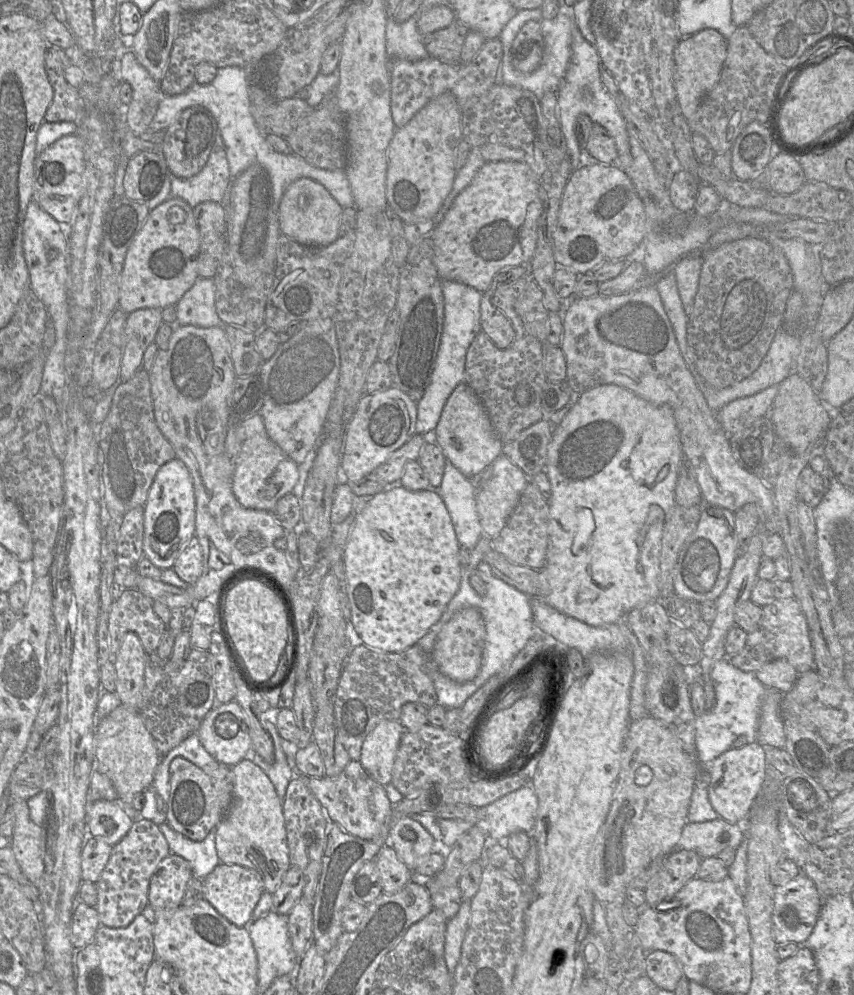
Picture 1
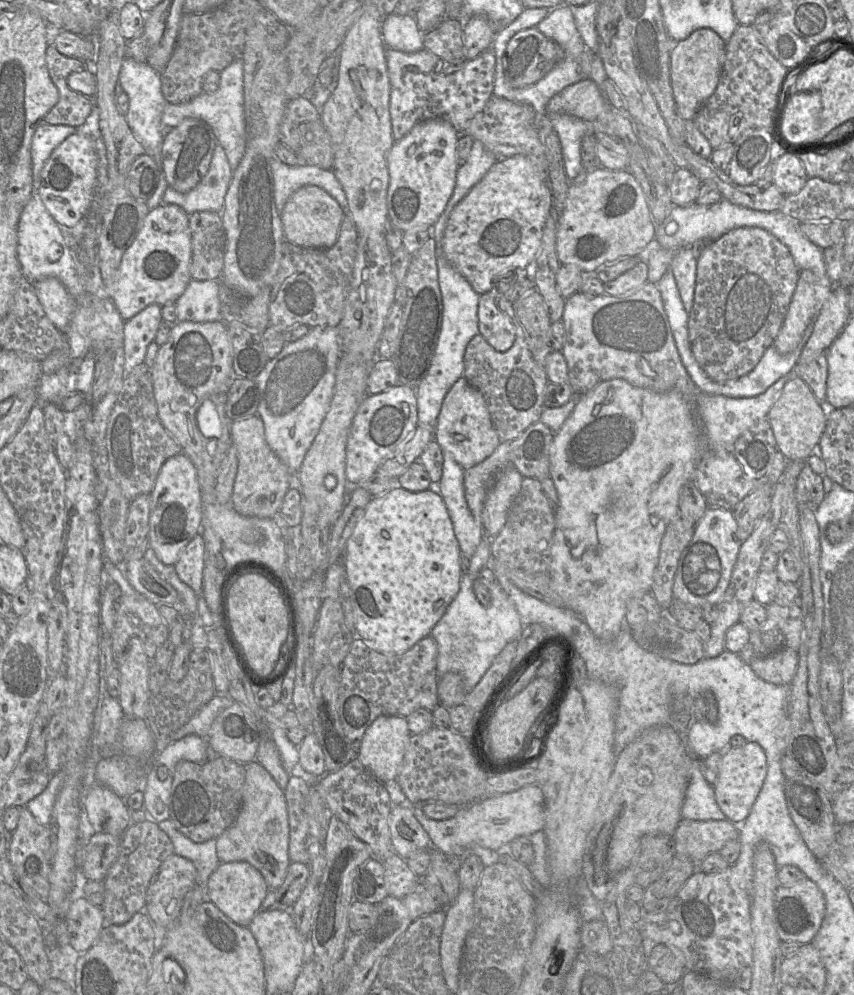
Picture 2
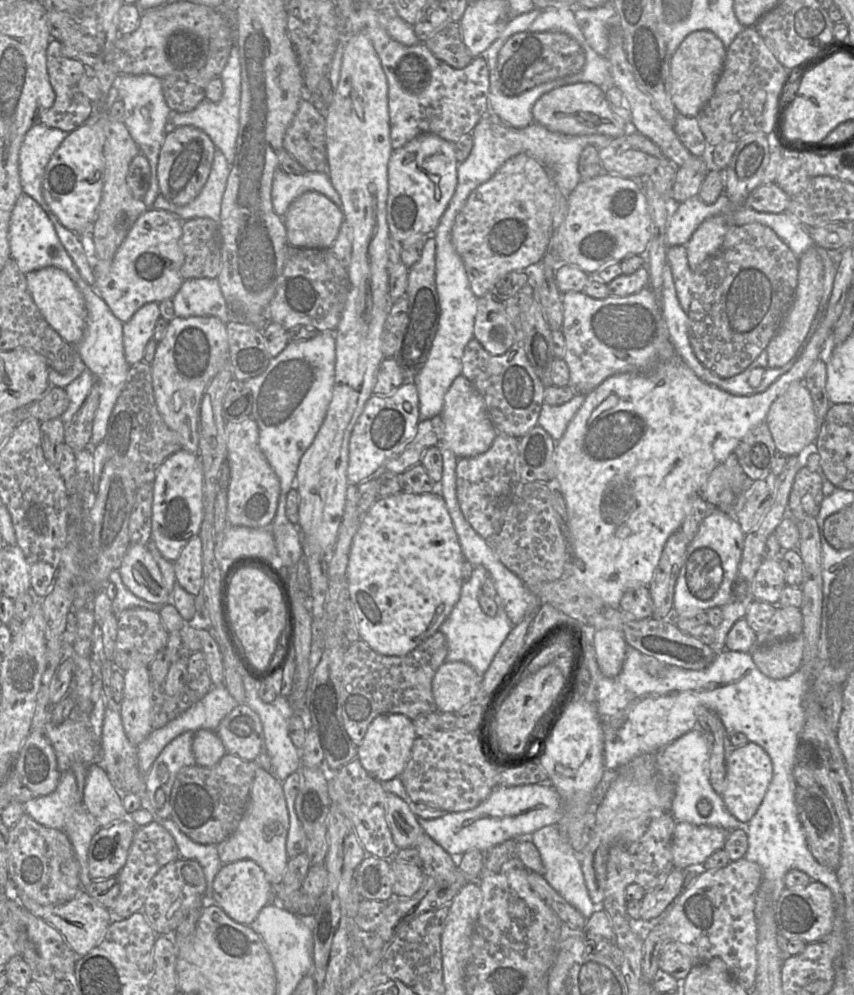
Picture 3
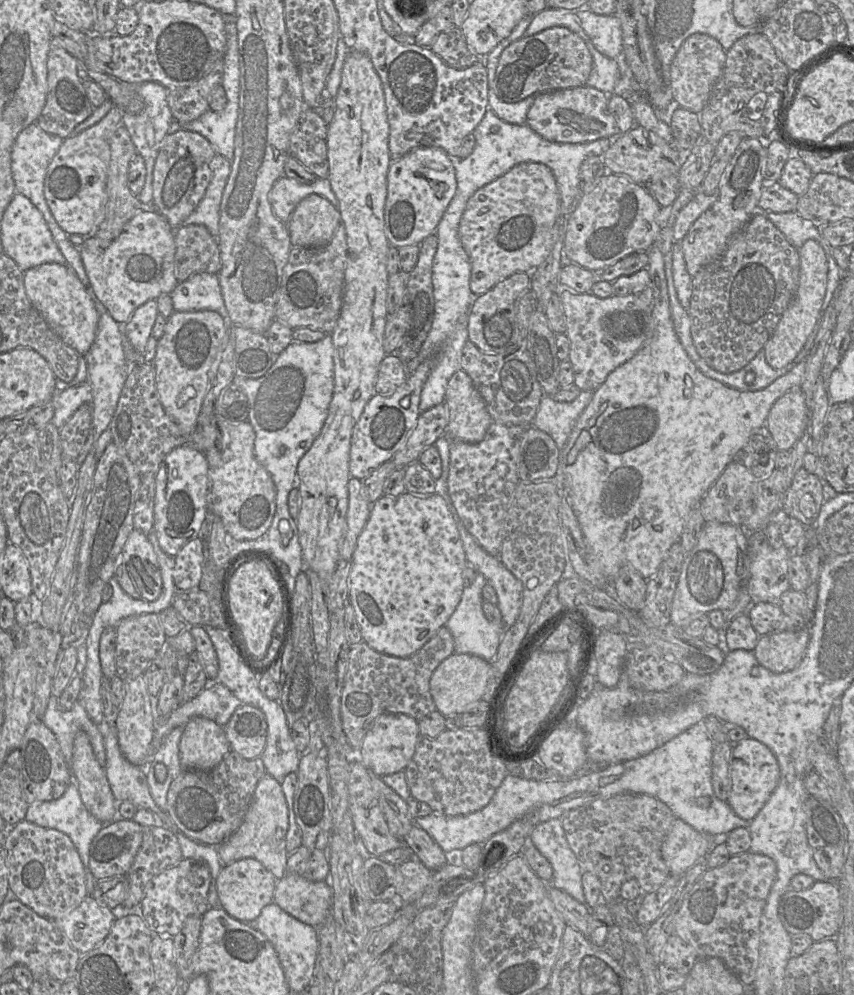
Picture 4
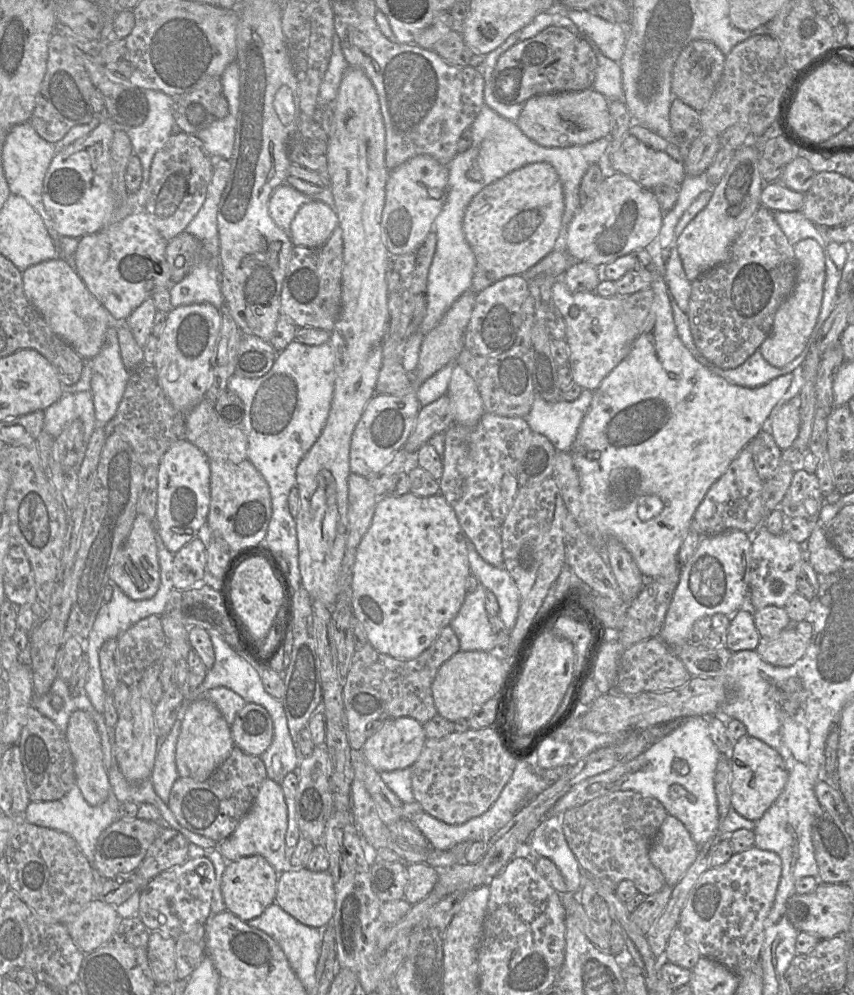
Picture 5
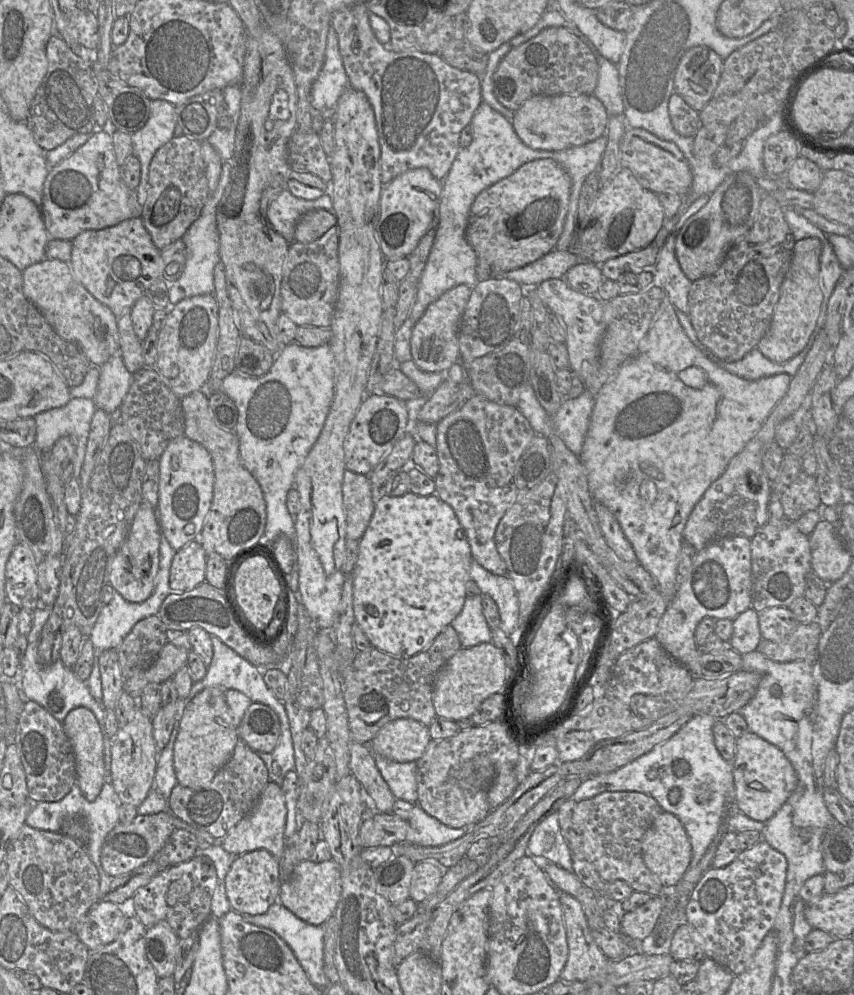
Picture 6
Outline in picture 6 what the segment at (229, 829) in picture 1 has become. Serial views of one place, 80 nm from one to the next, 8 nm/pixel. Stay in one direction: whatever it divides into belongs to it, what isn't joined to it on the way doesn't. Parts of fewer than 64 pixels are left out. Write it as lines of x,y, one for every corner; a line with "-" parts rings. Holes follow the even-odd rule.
269,781
264,787
253,810
237,823
222,840
220,840
220,846
225,851
235,855
263,849
267,850
279,860
284,852
283,836
286,815
285,797
281,787
276,783

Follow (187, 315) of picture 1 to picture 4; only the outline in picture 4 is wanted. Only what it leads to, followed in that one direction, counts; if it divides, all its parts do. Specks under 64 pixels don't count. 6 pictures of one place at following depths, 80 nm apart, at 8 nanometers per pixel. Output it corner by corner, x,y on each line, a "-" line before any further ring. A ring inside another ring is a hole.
194,274
179,282
170,295
176,312
212,310
228,320
218,274

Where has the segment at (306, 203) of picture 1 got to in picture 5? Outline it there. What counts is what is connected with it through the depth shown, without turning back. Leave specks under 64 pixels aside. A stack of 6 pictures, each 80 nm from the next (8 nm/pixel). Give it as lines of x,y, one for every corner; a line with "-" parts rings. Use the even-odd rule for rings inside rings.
320,201
304,204
293,218
289,235
294,246
319,247
338,226
336,211

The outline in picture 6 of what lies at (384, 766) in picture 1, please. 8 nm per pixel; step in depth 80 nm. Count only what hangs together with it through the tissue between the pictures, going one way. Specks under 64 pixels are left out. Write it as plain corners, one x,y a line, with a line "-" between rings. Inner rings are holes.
399,718
385,724
369,747
374,754
405,763
421,758
431,739
427,726
413,719

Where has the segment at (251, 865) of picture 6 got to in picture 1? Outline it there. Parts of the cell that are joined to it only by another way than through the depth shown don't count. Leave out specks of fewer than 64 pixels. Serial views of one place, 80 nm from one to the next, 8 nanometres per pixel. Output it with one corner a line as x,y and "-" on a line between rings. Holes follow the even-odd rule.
219,863
203,880
203,897
237,927
247,925
264,891
260,876
255,871
238,864

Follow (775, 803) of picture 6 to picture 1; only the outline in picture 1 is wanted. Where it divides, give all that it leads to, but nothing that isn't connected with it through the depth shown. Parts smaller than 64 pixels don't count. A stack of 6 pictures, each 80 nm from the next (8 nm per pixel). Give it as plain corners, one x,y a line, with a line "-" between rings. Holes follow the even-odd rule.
754,741
741,748
731,747
709,765
704,766
709,773
707,787
709,800
719,817
733,824
740,820
747,820
756,798
764,787
766,778
768,763
763,745

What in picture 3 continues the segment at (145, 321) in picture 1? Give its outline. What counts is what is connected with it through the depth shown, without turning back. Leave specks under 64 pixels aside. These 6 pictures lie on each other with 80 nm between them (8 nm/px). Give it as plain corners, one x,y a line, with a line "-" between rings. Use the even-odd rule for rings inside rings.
150,302
144,304
127,322
123,323
124,353
129,365
143,361
147,343
153,338
160,317
159,303

